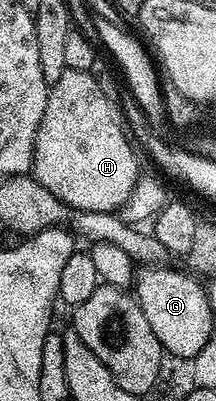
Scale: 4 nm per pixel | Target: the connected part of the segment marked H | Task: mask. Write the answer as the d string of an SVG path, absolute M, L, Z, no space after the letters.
M68 68L47 93L31 172L49 194L71 208L118 213L141 175L134 146L120 109L107 97L95 74Z

